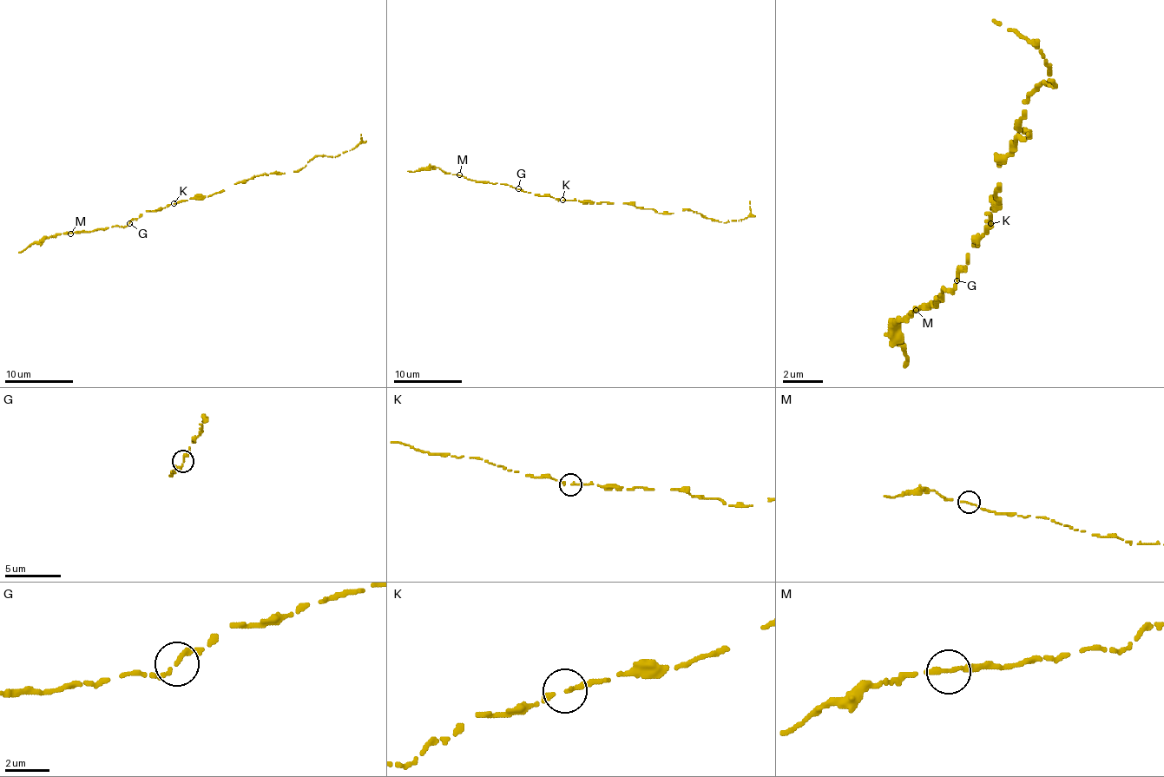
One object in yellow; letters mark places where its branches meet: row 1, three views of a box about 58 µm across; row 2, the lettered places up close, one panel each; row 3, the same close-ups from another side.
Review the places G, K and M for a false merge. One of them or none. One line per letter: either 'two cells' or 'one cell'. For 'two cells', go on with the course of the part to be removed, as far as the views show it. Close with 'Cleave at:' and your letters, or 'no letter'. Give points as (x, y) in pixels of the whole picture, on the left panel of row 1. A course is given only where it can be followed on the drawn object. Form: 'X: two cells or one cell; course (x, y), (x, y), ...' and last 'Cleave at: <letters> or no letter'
G: one cell
K: one cell
M: one cell
Cleave at: no letter

